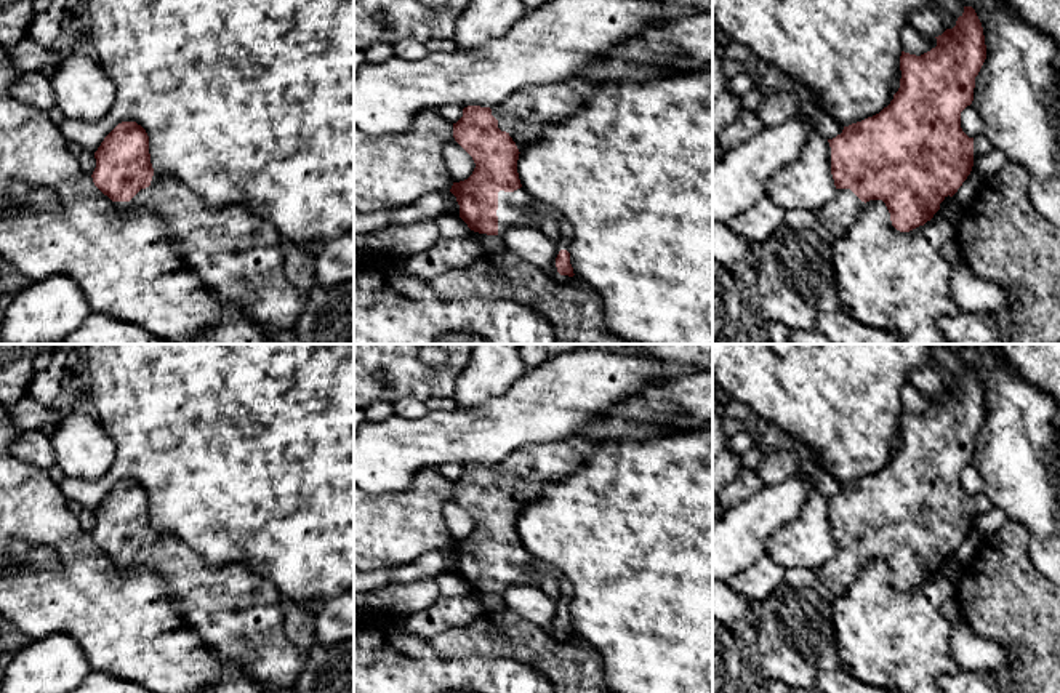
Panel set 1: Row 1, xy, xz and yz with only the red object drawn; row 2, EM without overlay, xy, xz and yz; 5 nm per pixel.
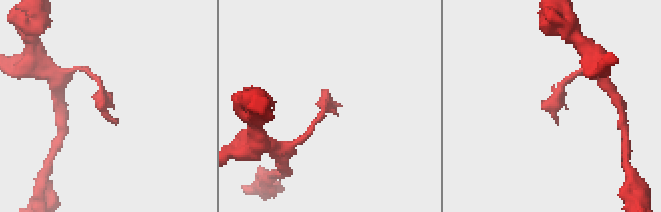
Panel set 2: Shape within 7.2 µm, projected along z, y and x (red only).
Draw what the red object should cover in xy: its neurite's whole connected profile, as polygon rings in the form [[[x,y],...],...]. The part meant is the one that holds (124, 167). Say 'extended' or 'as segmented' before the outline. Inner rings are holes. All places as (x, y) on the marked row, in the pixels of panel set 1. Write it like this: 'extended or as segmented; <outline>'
extended; [[[136,122],[118,123],[94,152],[94,186],[125,214],[146,210],[157,214],[171,230],[189,270],[221,301],[245,307],[258,323],[277,330],[295,326],[307,291],[296,288],[283,267],[282,235],[267,219],[242,205],[210,208],[207,202],[176,178],[152,168],[149,136]]]

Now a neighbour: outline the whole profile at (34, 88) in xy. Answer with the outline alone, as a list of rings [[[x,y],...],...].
[[[40,70],[18,72],[11,83],[11,96],[42,110],[56,106],[50,78]]]

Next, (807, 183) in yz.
[[[813,133],[801,155],[769,181],[767,195],[783,210],[817,211],[833,202],[837,189],[831,174],[831,147]]]

